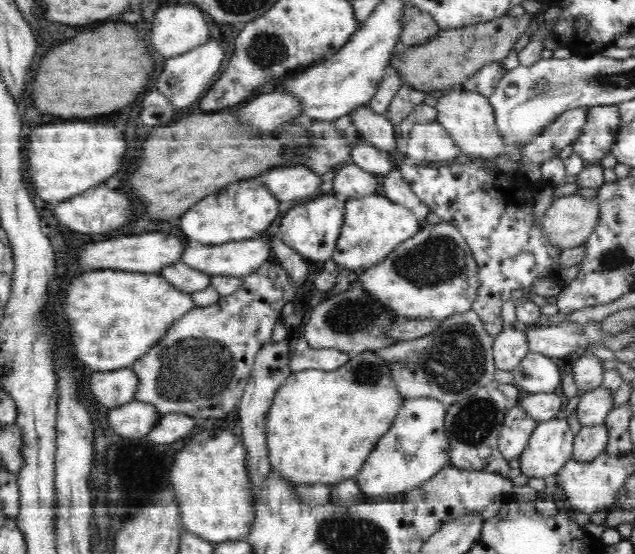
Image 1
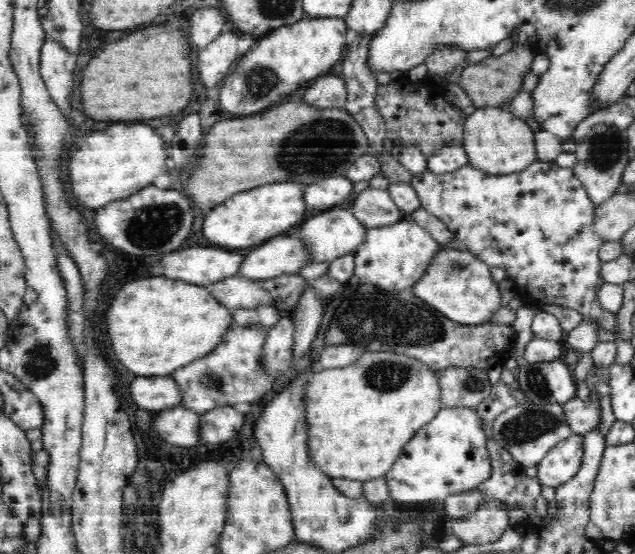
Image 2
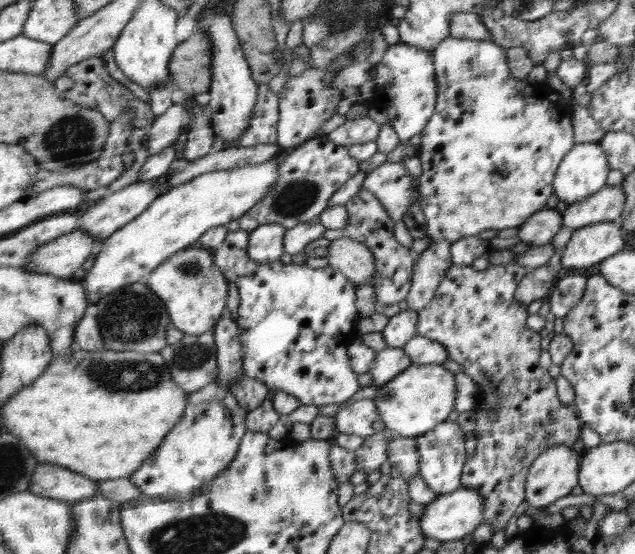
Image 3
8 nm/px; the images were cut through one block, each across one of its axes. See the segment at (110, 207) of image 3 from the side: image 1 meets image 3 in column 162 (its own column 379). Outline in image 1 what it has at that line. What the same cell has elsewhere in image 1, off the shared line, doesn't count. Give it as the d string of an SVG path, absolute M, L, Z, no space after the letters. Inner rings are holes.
M352 160L336 165L333 192L346 197L360 198L372 193L381 194L381 178L358 166Z

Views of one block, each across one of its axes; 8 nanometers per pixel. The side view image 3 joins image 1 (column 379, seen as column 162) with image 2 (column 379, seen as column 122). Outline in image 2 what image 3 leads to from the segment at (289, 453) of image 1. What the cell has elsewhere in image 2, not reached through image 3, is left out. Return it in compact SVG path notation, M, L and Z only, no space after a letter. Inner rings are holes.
M366 350L353 364L314 372L305 388L305 421L309 425L309 455L333 478L369 481L383 477L420 428L441 408L440 377L416 358L402 353Z

